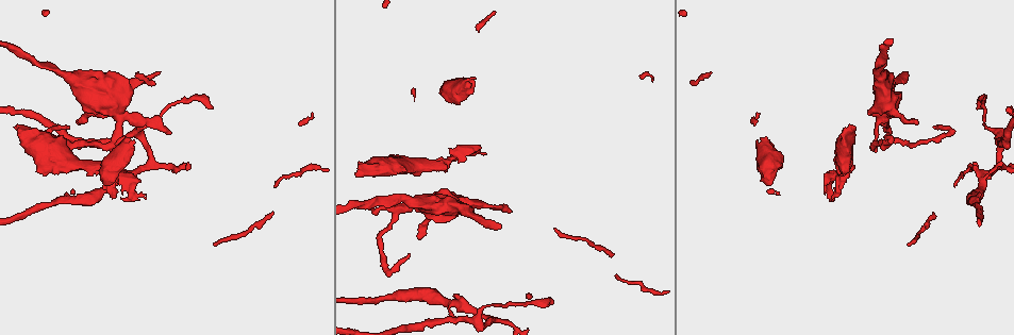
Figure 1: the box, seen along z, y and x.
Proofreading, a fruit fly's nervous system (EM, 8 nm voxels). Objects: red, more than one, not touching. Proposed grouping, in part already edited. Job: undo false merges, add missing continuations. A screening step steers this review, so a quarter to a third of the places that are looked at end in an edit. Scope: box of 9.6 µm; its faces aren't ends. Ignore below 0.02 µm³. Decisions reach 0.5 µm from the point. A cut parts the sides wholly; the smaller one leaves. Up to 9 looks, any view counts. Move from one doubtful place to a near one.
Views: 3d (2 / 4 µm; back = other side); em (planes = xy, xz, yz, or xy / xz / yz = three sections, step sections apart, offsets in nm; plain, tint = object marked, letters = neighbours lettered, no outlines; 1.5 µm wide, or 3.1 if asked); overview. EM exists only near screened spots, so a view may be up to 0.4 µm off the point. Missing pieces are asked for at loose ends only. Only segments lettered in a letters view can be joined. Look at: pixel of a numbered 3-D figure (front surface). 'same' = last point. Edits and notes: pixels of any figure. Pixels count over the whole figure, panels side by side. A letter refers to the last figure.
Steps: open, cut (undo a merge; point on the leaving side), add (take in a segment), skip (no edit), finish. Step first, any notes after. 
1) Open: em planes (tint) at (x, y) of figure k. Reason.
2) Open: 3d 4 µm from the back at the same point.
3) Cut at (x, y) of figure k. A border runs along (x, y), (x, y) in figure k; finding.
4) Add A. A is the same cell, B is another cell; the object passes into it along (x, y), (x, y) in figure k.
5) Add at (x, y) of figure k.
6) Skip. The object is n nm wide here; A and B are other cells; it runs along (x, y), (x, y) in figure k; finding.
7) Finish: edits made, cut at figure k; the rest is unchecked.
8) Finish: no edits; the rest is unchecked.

Open: em planes (letters) at (118, 129) of figure 1. Abrupt turn.

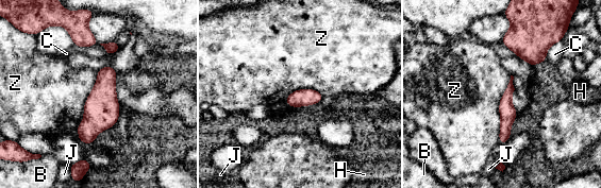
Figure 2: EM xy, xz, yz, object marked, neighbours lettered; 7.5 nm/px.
Skip. The longest contact is with Z, 500 nm; B, C, H, J and Z are other cells; it runs along (511, 87), (501, 140) in figure 2; one neuron here.

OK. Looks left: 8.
Open: em planes (plain) at (133, 139) of figure 1. Branch stops here.

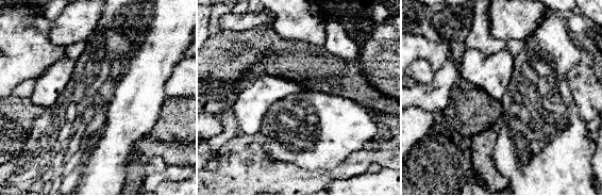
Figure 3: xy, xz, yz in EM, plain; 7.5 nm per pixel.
Open: em planes (letters) at the same point. See the neighbours.

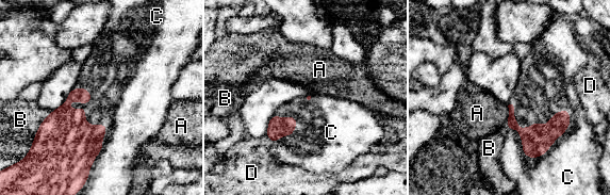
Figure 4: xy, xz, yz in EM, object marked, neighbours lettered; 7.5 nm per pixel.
Add C. C is the same cell, A, B and D are other cells; the neuron continues.

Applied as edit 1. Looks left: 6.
Open: overview. See it whole again.

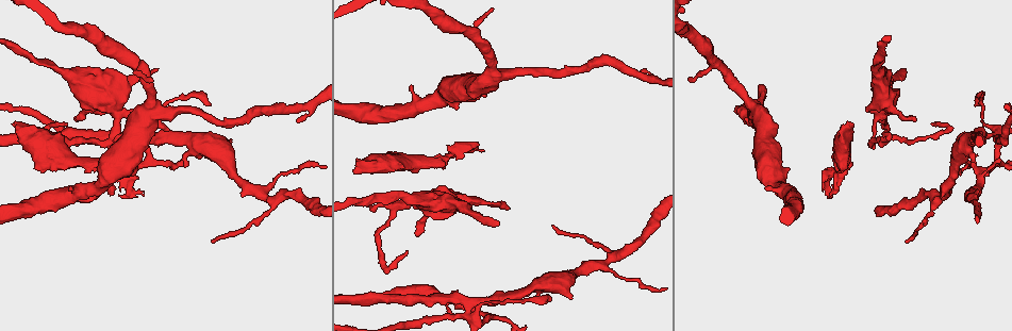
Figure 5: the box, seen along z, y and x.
Open: 3d 2 µm at (13, 124) of figure 5. Free end.

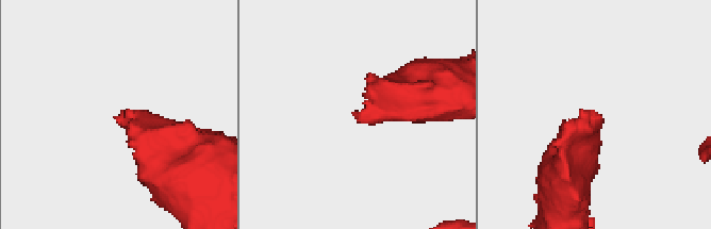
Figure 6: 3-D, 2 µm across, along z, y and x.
Open: em planes (tint) at (596, 114) of figure 6.

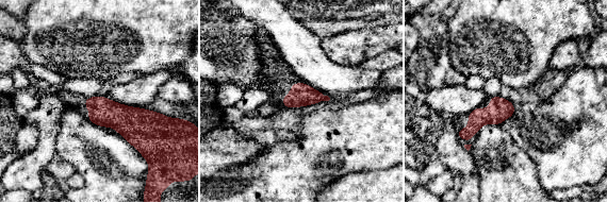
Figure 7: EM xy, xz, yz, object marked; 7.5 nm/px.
Open: em planes (letters) at the same point.

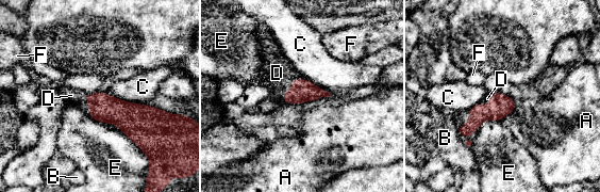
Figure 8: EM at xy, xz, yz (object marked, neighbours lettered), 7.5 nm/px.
Add D. D is the same cell, A, B, C, E and F are other cells; the neuron continues.

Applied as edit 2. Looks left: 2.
Finish: edits made, add at figure 4, add at figure 8; the rest is unchecked.

